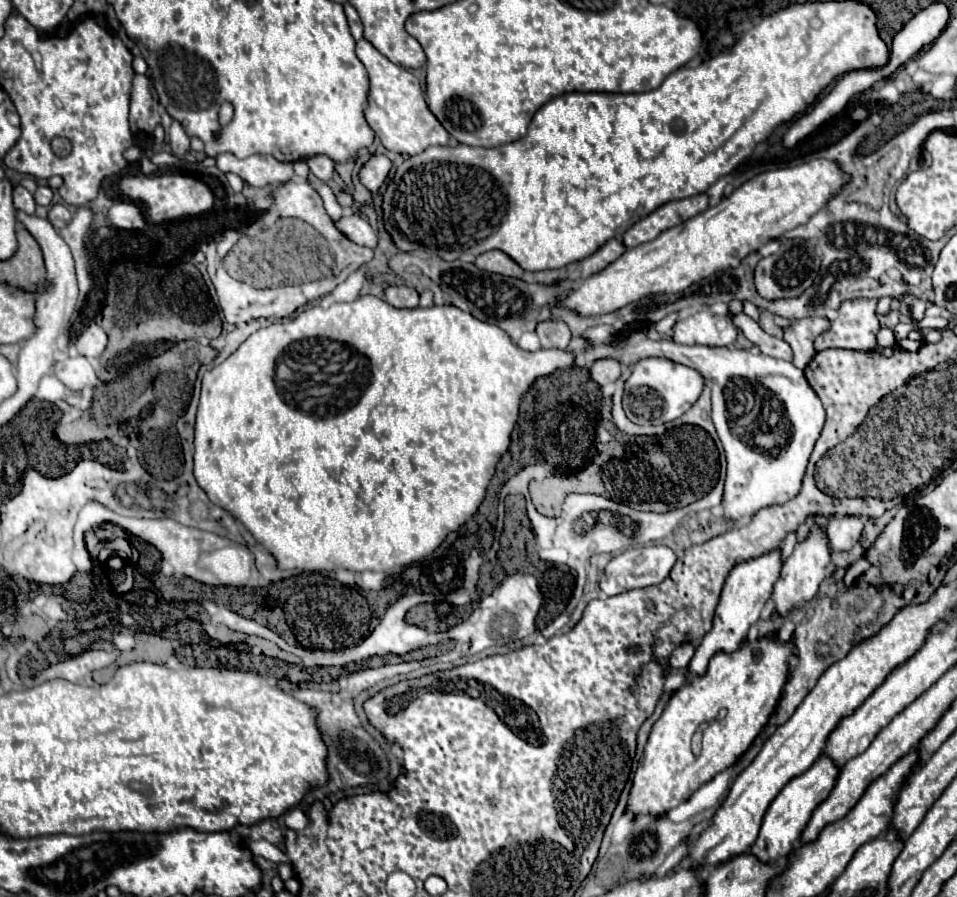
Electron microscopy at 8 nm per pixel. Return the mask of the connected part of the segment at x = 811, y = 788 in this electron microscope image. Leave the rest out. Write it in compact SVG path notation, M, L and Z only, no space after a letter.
M822 755L806 773L802 773L802 775L794 777L790 783L786 783L784 789L770 803L770 807L764 815L762 827L760 827L756 843L750 849L750 855L758 857L758 861L768 863L768 865L782 865L794 845L800 841L800 835L808 825L814 809L830 795L830 791L836 783L838 771L840 769L832 763L832 759Z

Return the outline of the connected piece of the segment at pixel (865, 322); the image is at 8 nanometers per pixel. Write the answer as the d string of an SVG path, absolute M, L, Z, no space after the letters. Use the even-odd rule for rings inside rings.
M856 299L844 301L838 309L838 319L832 321L832 327L818 335L814 341L816 351L824 351L830 347L854 349L854 351L882 351L884 357L892 353L892 349L882 349L876 341L880 331L880 323L876 317L878 299Z

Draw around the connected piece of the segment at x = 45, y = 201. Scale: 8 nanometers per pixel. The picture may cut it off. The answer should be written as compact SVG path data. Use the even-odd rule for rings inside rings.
M40 185L40 187L36 189L36 193L34 193L34 199L36 199L38 205L48 207L48 205L52 203L52 189L46 187L46 185Z

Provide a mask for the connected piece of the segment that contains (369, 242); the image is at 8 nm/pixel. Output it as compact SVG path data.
M358 215L342 217L342 219L336 223L336 227L338 227L348 239L352 239L352 241L358 243L358 245L364 245L364 247L374 249L376 243L378 243L378 237L376 237L374 229L370 227L370 223L364 221L364 219L360 219Z

